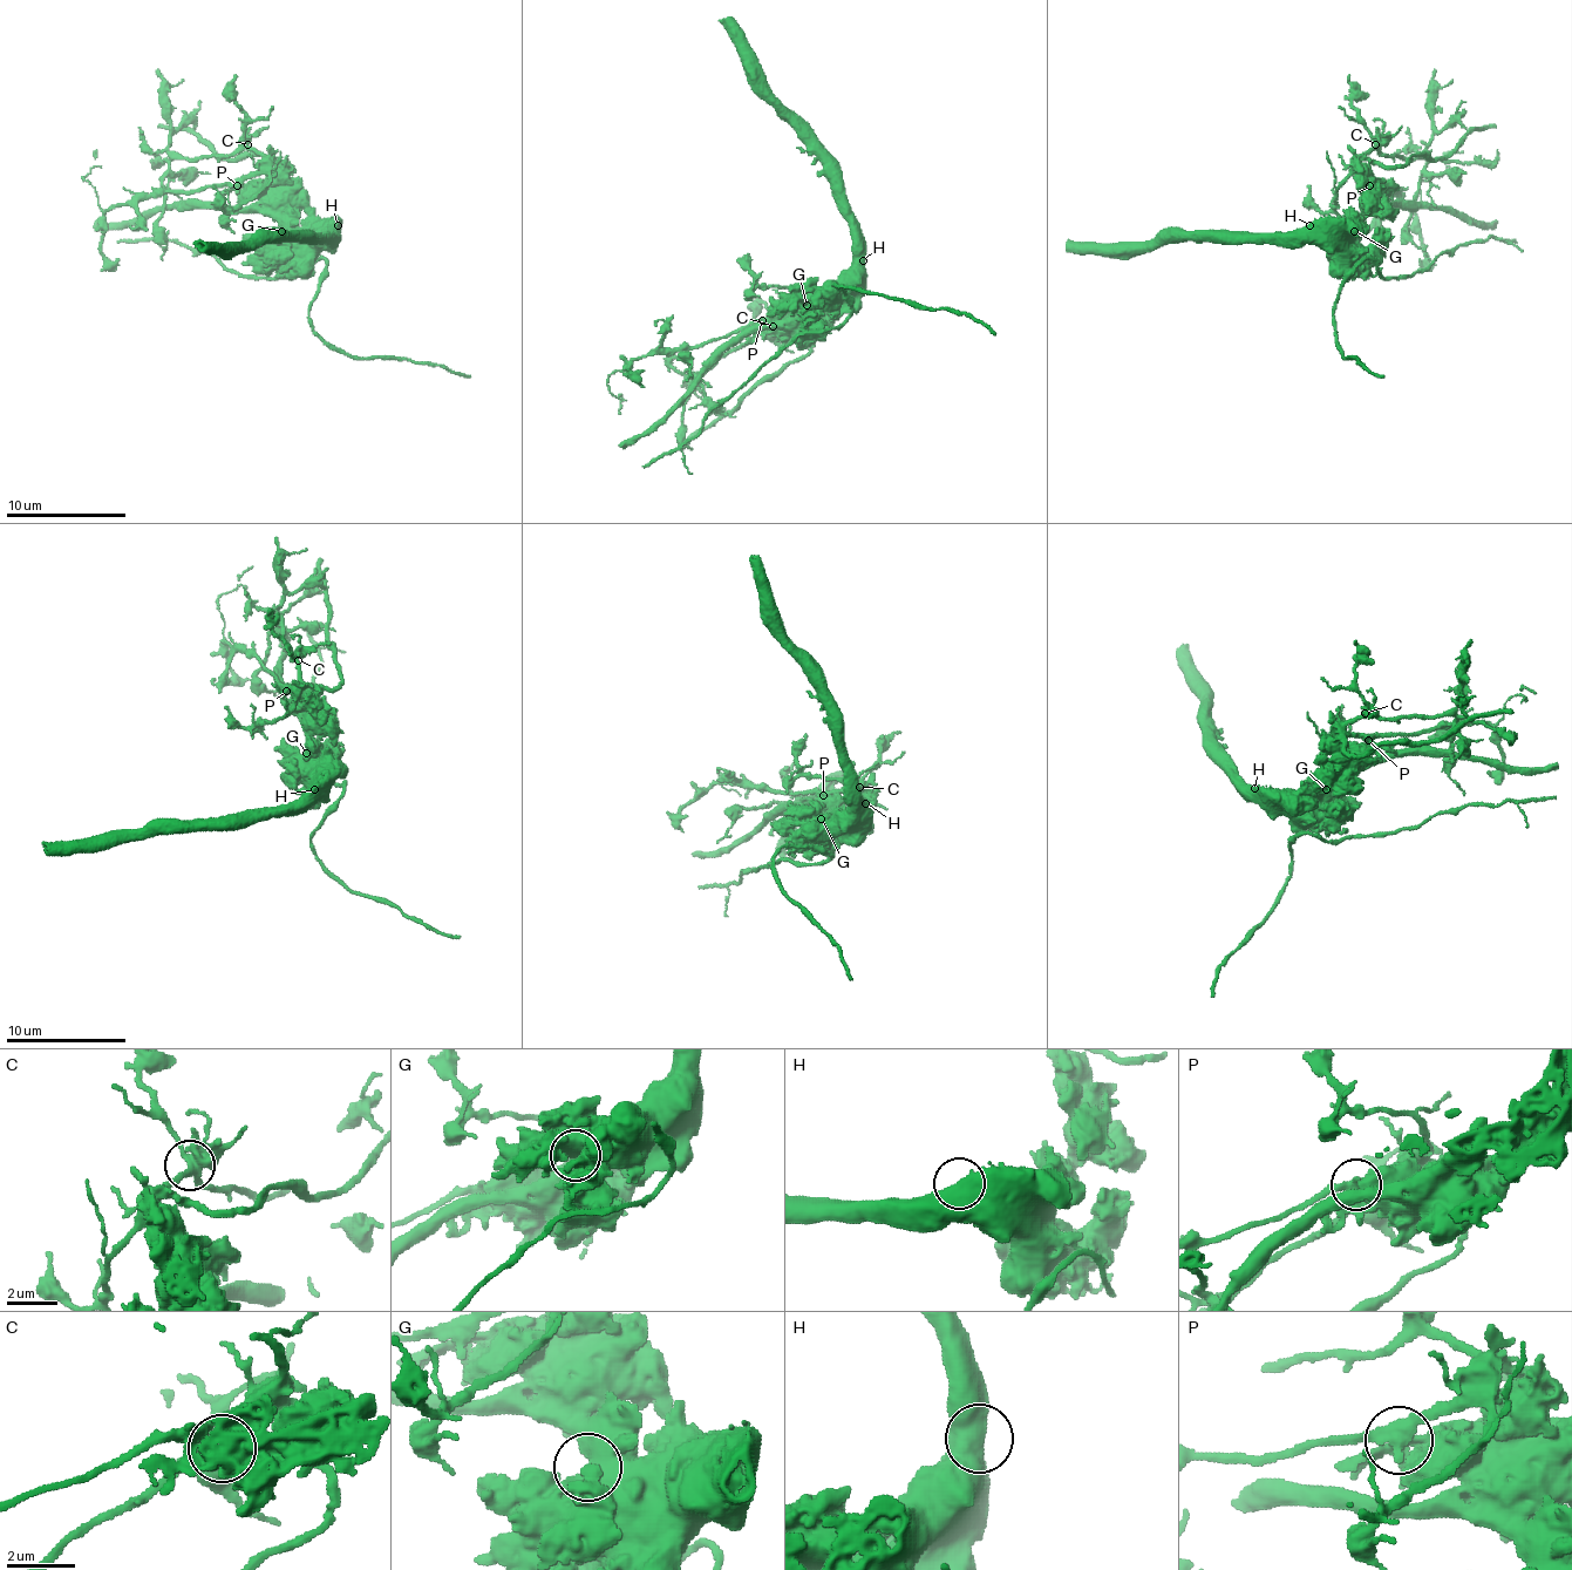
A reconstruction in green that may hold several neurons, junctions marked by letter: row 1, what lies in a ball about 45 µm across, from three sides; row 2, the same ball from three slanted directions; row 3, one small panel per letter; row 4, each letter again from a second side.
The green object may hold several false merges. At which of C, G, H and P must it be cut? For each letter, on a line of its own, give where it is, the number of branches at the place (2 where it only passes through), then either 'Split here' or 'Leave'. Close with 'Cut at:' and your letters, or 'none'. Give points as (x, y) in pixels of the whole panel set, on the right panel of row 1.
C: Place: (1375, 144). Branches: 4. Leave
G: Place: (1354, 231). Branches: 1. Leave
H: Place: (1310, 225). Branches: 1. Leave
P: Place: (1369, 185). Branches: 4. Split here
Cut at: P

